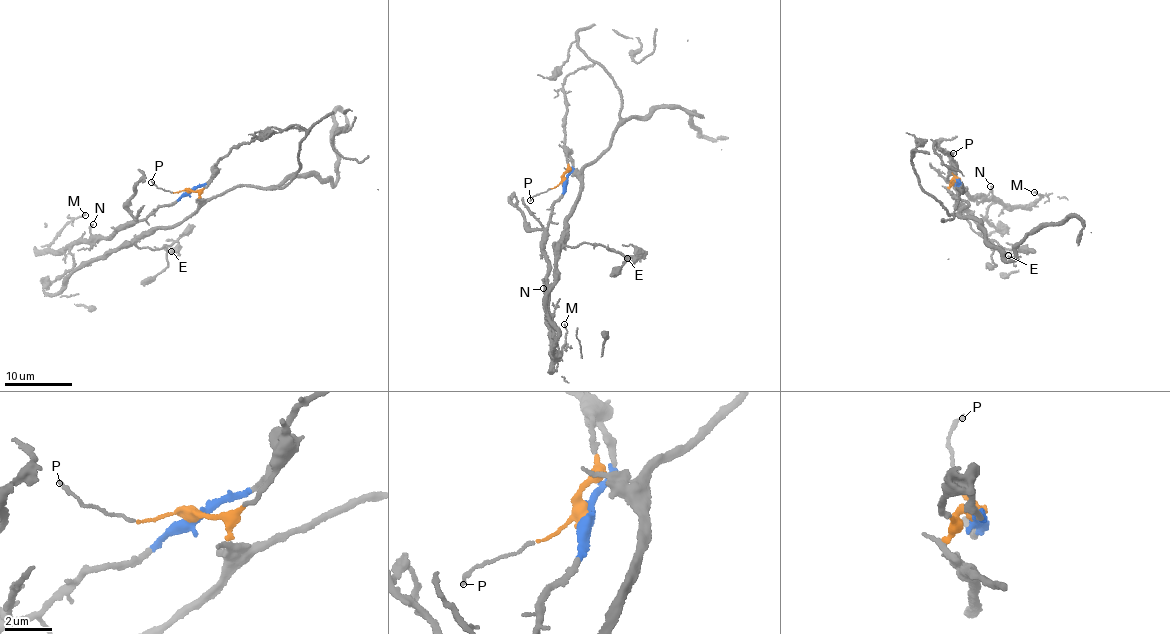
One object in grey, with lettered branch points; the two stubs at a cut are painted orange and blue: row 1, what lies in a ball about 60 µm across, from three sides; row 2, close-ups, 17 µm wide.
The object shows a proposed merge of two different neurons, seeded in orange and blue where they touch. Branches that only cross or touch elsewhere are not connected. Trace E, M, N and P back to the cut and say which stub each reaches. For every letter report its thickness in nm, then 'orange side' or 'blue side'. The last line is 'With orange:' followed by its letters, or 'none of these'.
E: 260 nm | orange side
M: 110 nm | blue side
N: 190 nm | blue side
P: 150 nm | orange side
With orange: E, P

